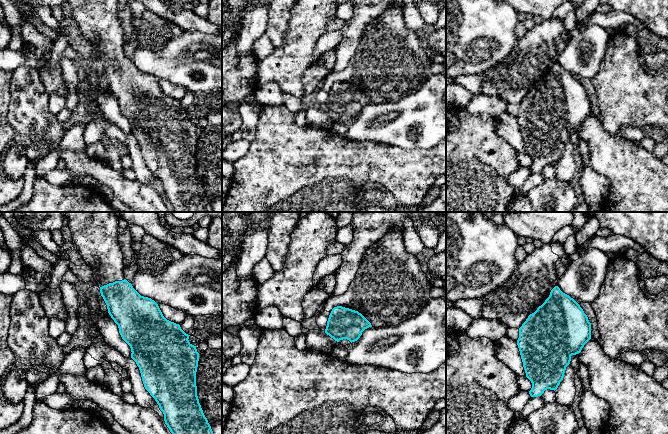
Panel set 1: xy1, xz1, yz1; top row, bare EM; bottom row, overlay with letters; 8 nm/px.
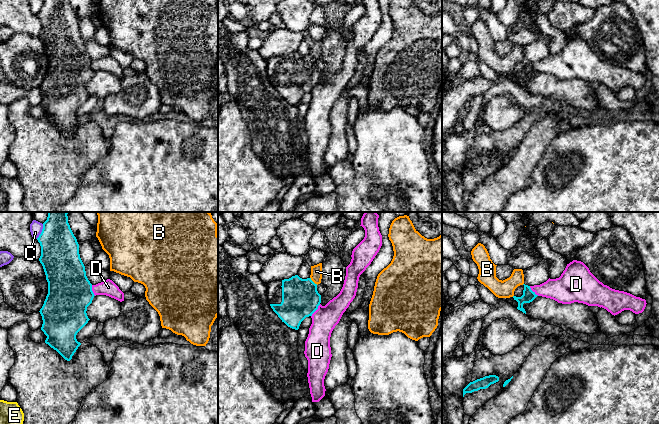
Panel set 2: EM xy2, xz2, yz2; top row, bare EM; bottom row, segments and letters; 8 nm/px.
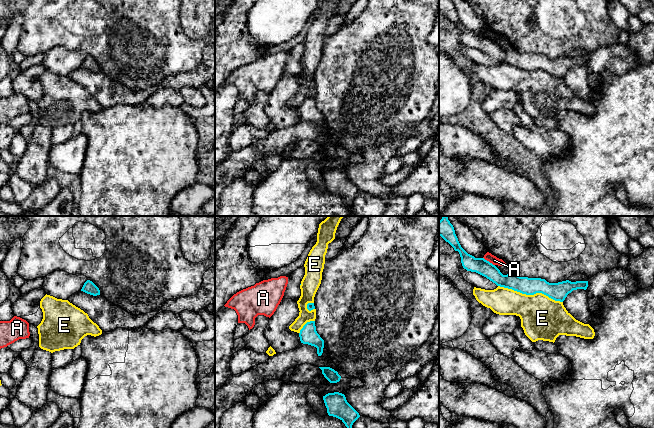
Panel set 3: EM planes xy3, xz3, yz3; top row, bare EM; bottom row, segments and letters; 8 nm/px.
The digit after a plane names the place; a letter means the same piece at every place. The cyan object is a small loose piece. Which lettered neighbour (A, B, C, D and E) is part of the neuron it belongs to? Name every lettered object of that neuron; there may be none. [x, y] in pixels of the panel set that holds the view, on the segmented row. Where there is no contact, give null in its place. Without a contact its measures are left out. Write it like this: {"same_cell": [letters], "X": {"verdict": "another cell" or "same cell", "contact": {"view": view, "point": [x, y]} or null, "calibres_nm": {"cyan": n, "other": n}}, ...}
{"same_cell": [], "A": {"verdict": "another cell", "contact": {"view": "yz3", "point": [488, 261]}, "calibres_nm": {"cyan": 130, "other": 70}}, "B": {"verdict": "another cell", "contact": {"view": "xz2", "point": [312, 281]}, "calibres_nm": {"cyan": 300, "other": 100}}, "C": {"verdict": "another cell", "contact": {"view": "xy2", "point": [42, 231]}, "calibres_nm": {"cyan": 300, "other": 100}}, "D": {"verdict": "another cell", "contact": {"view": "xz2", "point": [316, 309]}, "calibres_nm": {"cyan": 300, "other": 200}}, "E": {"verdict": "another cell", "contact": {"view": "yz3", "point": [530, 294]}, "calibres_nm": {"cyan": 140, "other": 360}}}

